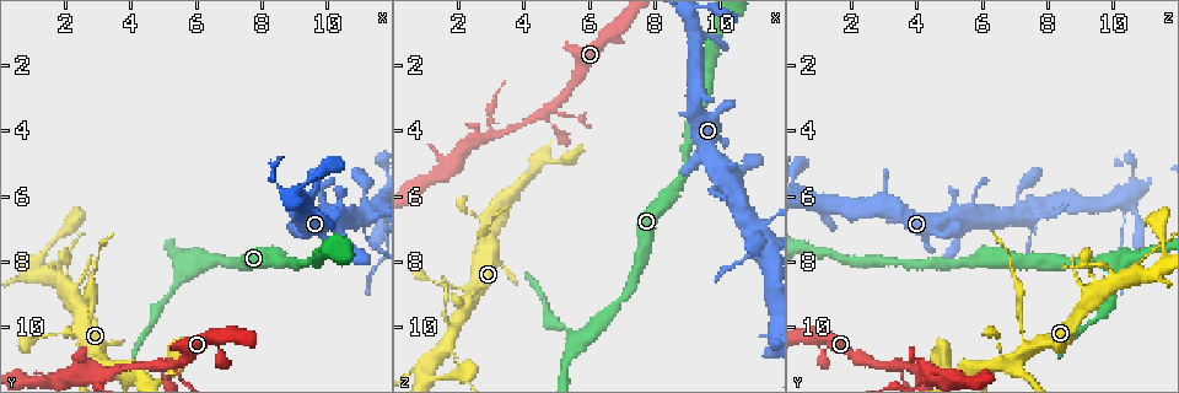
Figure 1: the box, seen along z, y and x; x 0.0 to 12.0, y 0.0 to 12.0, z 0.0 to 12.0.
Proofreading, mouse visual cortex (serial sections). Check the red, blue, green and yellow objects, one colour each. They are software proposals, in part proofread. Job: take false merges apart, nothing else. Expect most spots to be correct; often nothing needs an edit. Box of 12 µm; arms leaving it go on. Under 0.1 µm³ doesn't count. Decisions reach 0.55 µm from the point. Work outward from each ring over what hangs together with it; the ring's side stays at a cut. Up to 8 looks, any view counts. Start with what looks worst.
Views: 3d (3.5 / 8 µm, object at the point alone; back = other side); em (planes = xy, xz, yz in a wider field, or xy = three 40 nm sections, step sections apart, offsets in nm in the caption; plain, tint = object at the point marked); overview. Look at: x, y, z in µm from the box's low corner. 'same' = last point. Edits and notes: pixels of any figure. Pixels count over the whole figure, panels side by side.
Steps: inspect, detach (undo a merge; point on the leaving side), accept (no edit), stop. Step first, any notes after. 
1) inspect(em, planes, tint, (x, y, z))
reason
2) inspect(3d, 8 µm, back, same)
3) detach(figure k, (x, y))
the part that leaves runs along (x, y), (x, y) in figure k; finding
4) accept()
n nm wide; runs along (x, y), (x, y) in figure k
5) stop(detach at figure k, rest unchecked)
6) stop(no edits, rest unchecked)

inspect(3d, 3.5 µm, (4.6, 11.2, 3.5))
abrupt turn

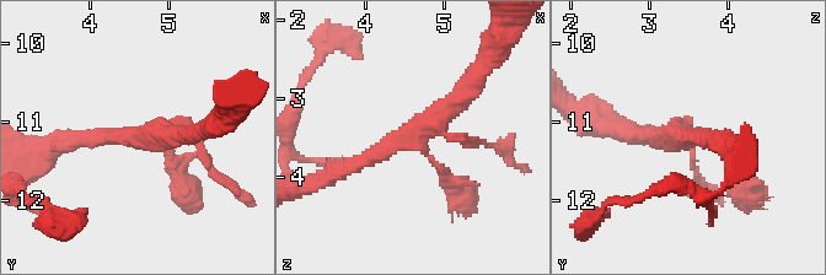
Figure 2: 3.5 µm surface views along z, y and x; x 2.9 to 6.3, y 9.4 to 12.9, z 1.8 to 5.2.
inspect(em, xy, step 3, tint, (4.65, 11.25, 3.45))
4 arms; arms of 150, 150, 200, 250 nm; need the tissue

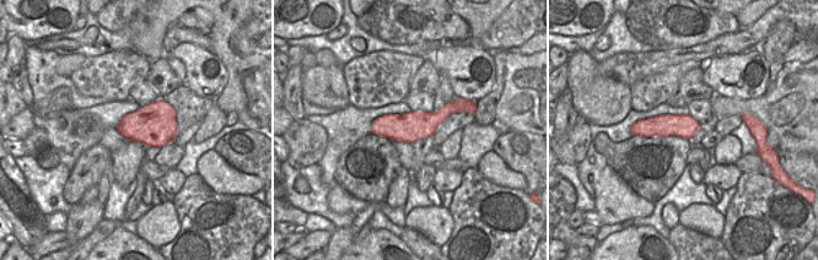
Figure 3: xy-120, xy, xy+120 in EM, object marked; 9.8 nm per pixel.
accept()
continuous, no second cell

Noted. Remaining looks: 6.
inspect(3d, 8 µm, (2.9, 10.7, 7.3))
four arms meet

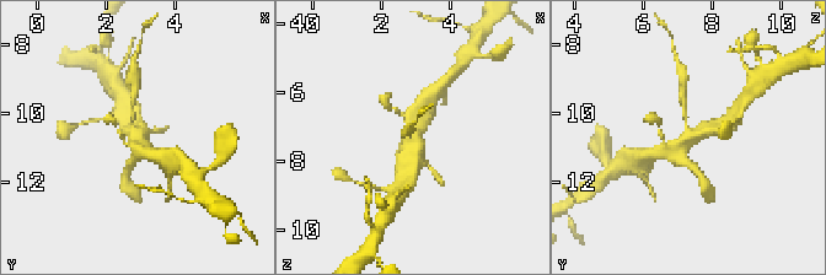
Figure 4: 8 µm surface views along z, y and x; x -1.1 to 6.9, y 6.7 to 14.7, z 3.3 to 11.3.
inspect(em, planes, tint, (2.9, 10.6, 7.3))
4 arms; arms of 100, 250, 400, 500 nm

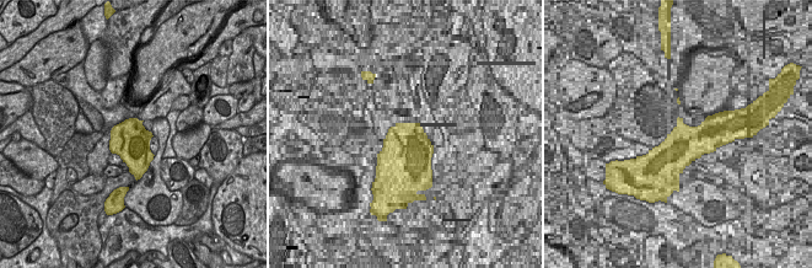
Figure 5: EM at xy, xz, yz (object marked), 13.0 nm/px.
detach(figure 4, (682, 95))
the part that leaves runs along (685, 114), (679, 61) in figure 4; two cells meet here

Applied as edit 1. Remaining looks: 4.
inspect(3d, 3.5 µm, (5.3, 8.9, 10.0))

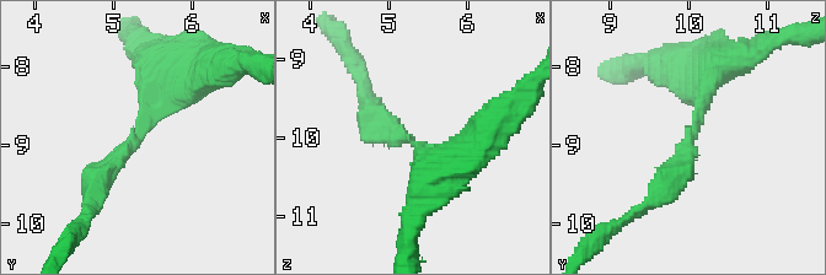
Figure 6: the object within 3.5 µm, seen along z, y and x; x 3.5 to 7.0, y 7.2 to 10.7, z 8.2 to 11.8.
inspect(em, xy, step 1, tint, (5.25, 9.00, 10.00))
arms of 300, 300 nm; shape alone is not enough

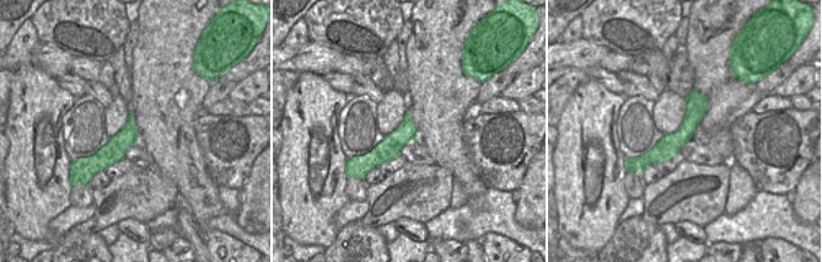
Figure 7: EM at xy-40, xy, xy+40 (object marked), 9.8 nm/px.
accept()
runs along (699, 96), (691, 123), (640, 162) in figure 7; continuous, no second cell

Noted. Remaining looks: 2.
stop(detach at figure 4, rest unchecked)

